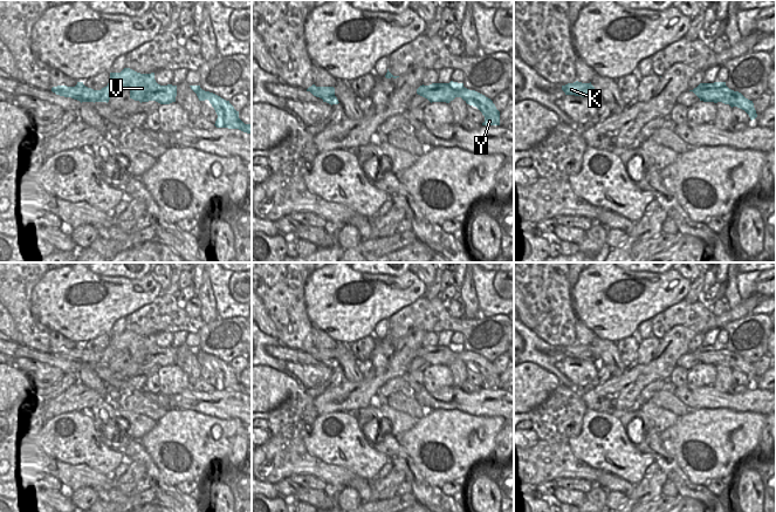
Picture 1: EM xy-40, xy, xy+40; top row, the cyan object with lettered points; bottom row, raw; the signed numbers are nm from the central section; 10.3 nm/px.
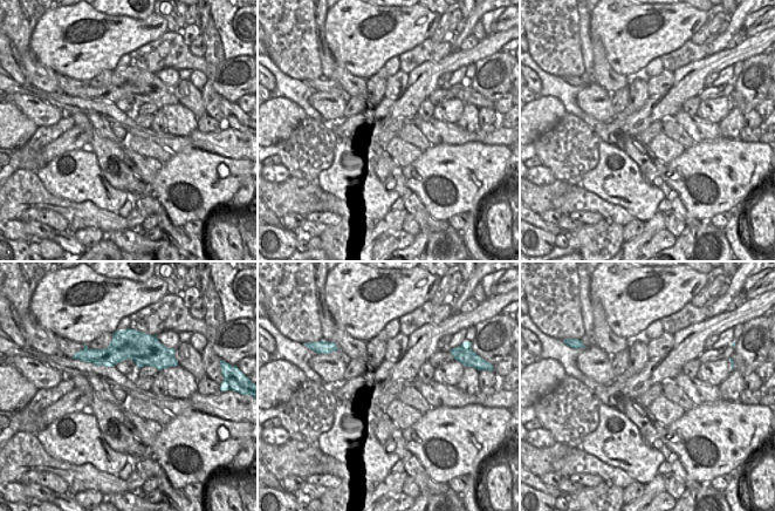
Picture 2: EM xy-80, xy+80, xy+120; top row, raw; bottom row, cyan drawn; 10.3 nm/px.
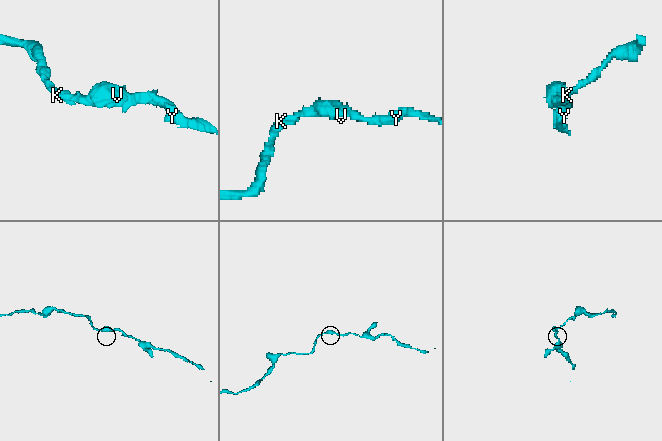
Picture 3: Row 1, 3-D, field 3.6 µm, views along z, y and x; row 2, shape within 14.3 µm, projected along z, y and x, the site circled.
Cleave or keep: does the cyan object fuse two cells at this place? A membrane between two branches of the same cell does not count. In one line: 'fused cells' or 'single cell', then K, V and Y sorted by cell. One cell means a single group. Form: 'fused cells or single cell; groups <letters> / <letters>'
single cell; groups K V Y

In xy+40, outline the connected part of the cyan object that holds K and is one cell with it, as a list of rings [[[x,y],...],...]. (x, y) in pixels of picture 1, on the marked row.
[[[574,82],[562,86],[565,95],[575,95],[582,97],[593,97],[597,102],[600,101],[599,96],[595,95],[595,87],[590,83]]]

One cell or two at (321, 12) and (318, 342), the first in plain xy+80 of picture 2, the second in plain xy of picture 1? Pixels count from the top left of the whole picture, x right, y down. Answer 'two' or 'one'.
one

